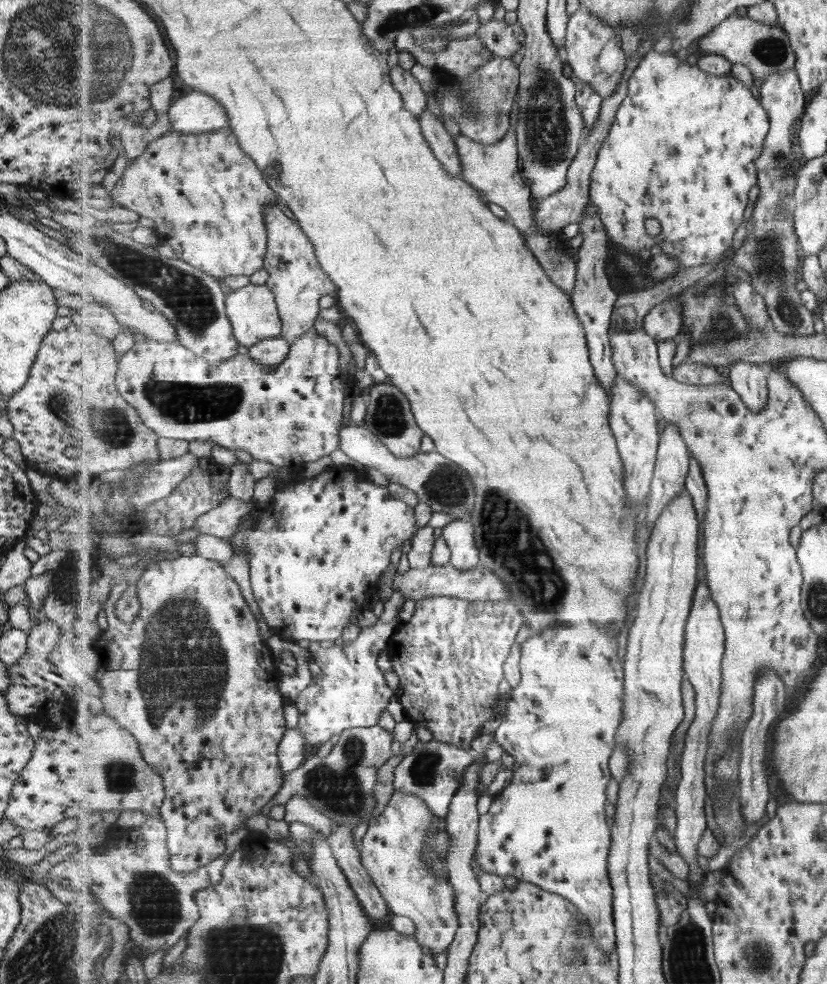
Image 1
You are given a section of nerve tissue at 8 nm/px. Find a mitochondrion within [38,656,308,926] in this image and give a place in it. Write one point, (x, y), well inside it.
(129, 785)

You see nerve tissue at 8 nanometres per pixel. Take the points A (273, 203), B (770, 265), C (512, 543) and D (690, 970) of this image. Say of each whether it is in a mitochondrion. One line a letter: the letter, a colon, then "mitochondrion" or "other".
A: other
B: mitochondrion
C: mitochondrion
D: mitochondrion

